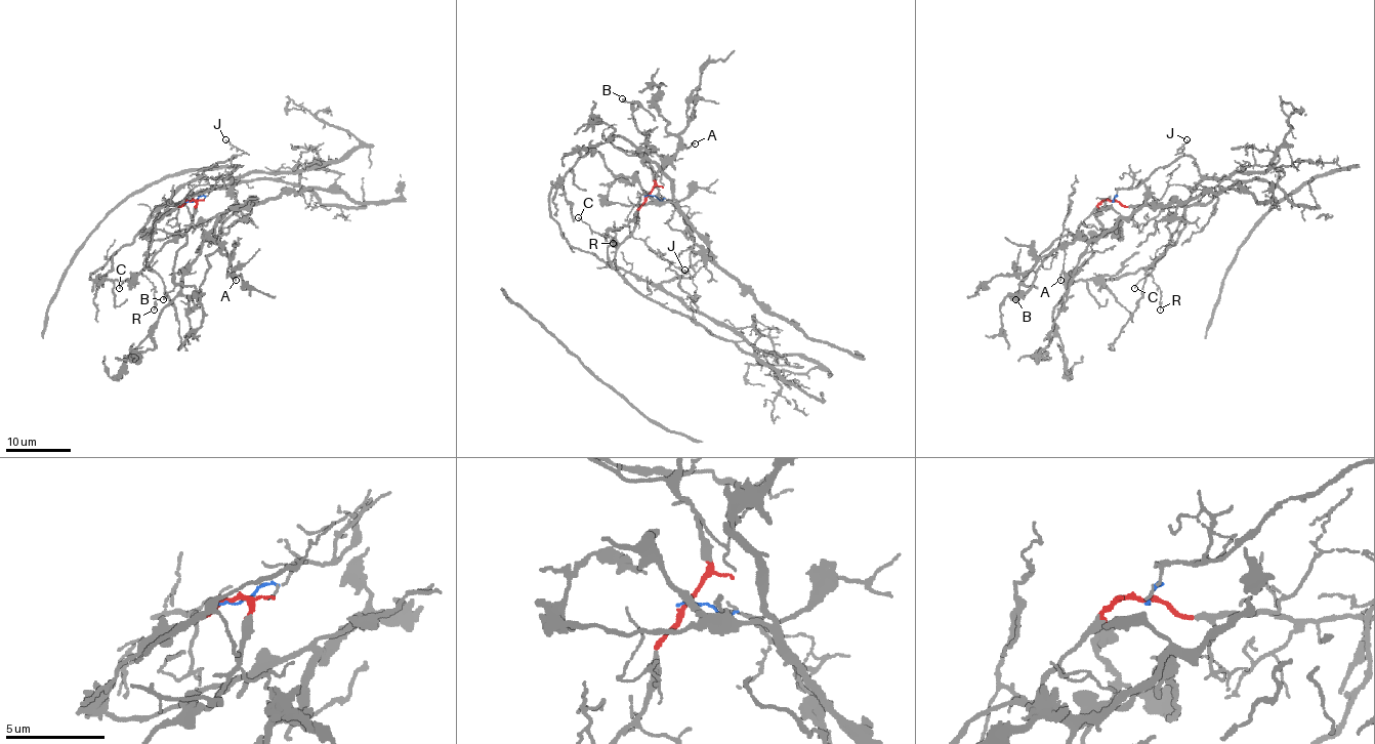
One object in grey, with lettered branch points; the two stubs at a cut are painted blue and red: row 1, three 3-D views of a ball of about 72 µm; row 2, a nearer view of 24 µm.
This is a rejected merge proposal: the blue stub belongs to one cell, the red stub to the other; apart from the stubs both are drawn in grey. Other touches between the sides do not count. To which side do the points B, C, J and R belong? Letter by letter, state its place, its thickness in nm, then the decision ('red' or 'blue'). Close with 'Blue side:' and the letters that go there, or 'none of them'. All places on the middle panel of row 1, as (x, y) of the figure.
B: at (622, 98); 140 nm thick; red
C: at (578, 217); 100 nm thick; blue
J: at (684, 270); 100 nm thick; blue
R: at (613, 243); 100 nm thick; blue
Blue side: C, J, R

